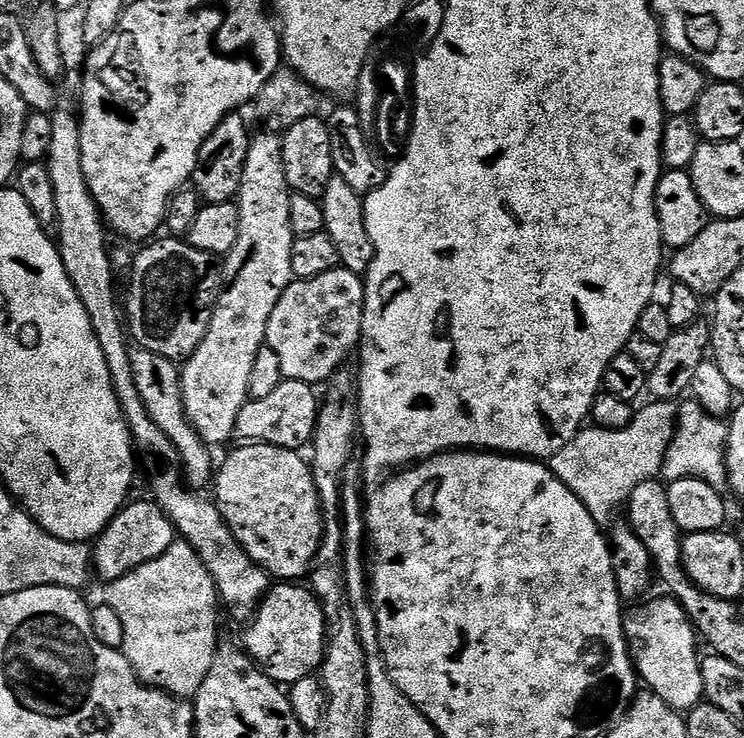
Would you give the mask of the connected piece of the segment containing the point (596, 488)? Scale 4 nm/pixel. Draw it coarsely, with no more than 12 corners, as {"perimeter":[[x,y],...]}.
{"perimeter":[[677,405],[584,426],[552,473],[601,526],[661,475]]}

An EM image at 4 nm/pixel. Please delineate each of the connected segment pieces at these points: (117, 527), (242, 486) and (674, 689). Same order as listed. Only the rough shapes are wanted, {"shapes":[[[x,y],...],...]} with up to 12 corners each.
{"shapes":[[[148,498],[125,503],[91,545],[117,580],[166,554],[172,519]],[[241,443],[216,509],[269,577],[312,570],[324,513],[299,451]],[[678,601],[624,613],[637,677],[675,712],[705,699],[698,633]]]}

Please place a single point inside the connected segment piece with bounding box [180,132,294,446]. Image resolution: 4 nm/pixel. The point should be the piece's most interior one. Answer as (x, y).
(215, 379)

